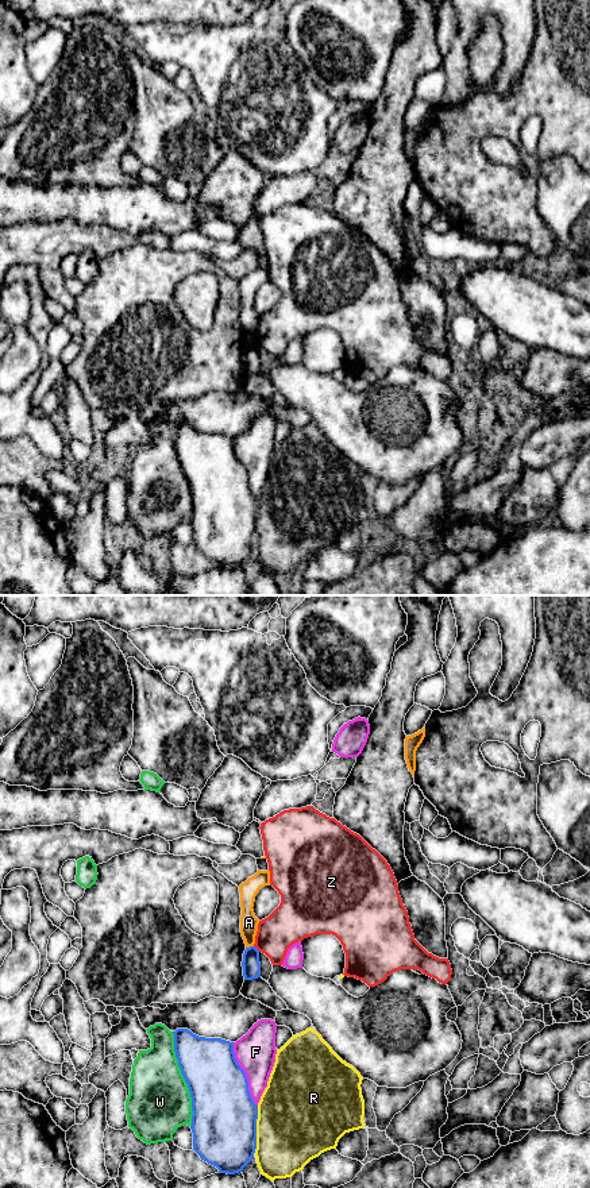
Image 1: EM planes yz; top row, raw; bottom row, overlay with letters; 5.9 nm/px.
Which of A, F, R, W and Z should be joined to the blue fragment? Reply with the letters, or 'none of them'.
none of them

